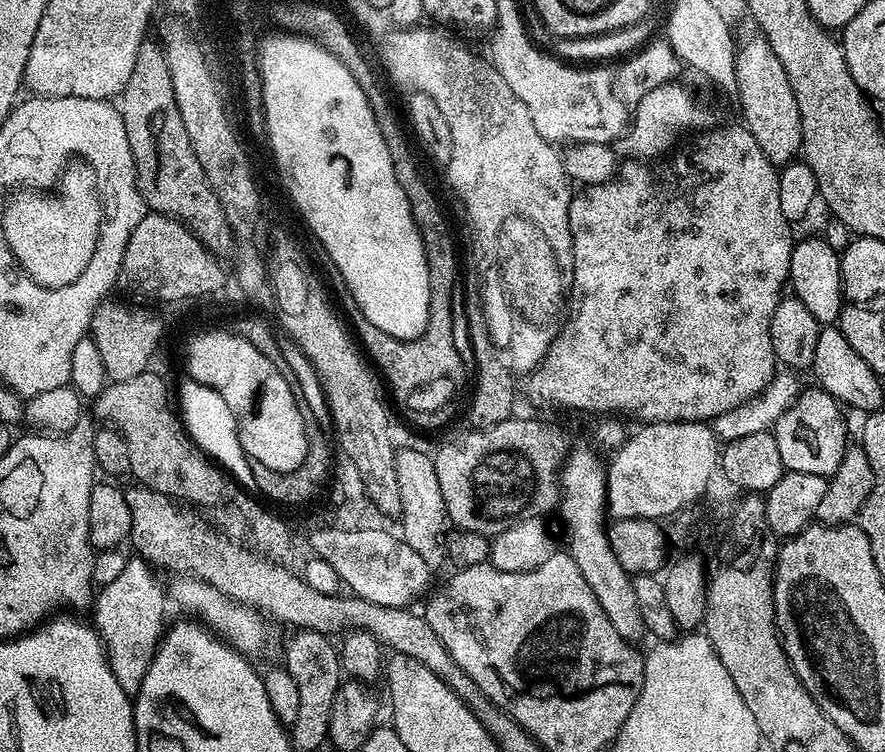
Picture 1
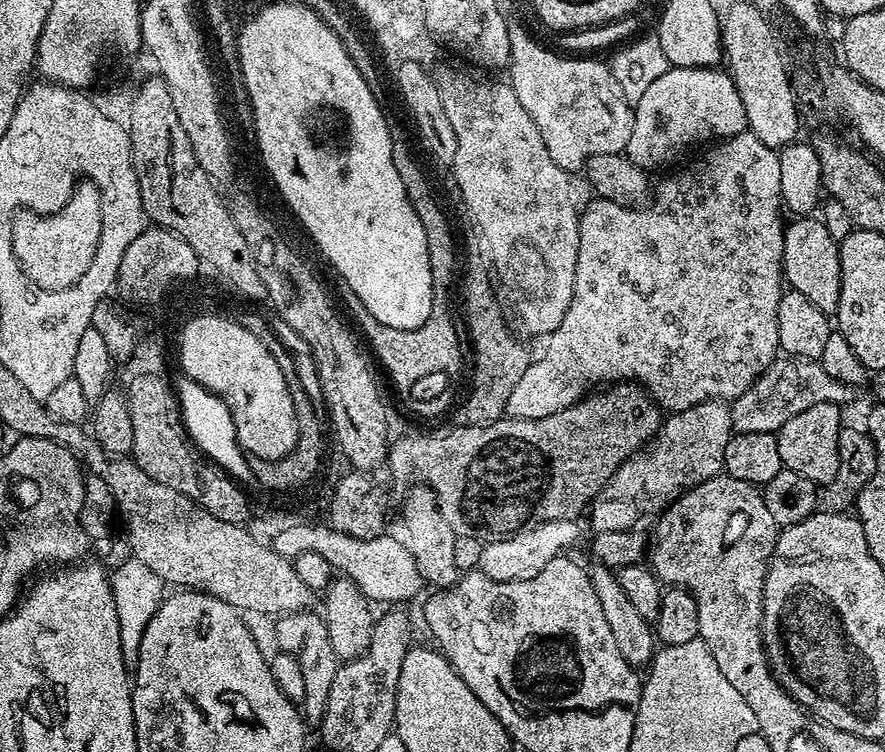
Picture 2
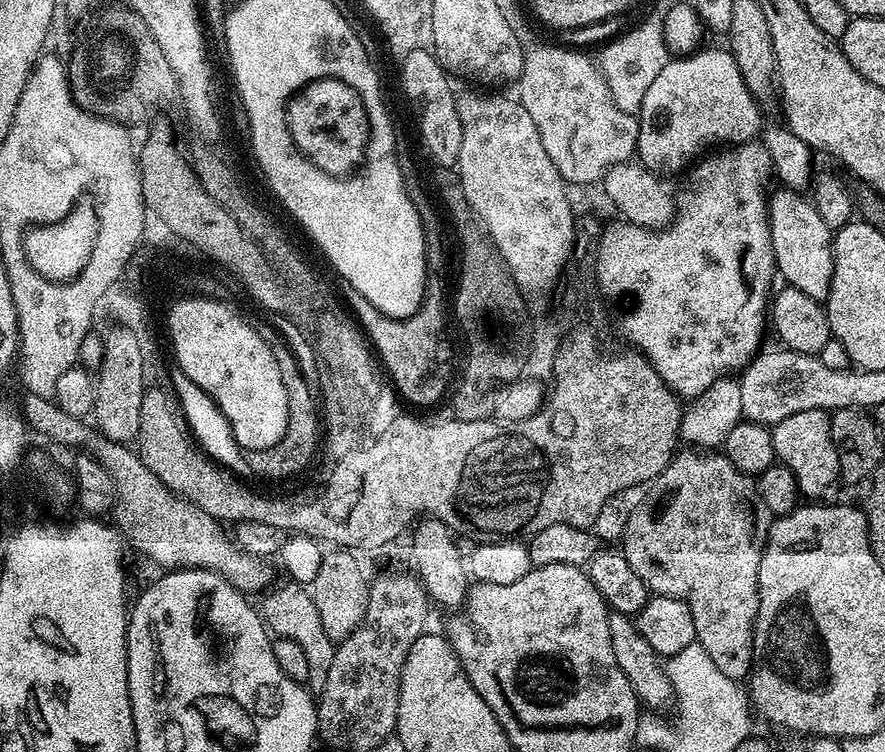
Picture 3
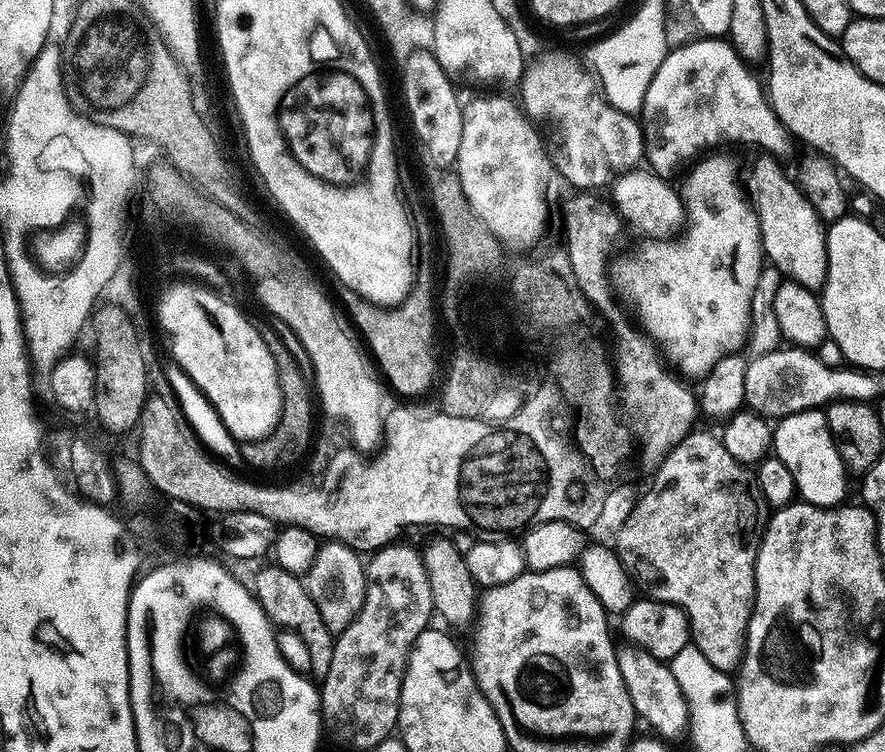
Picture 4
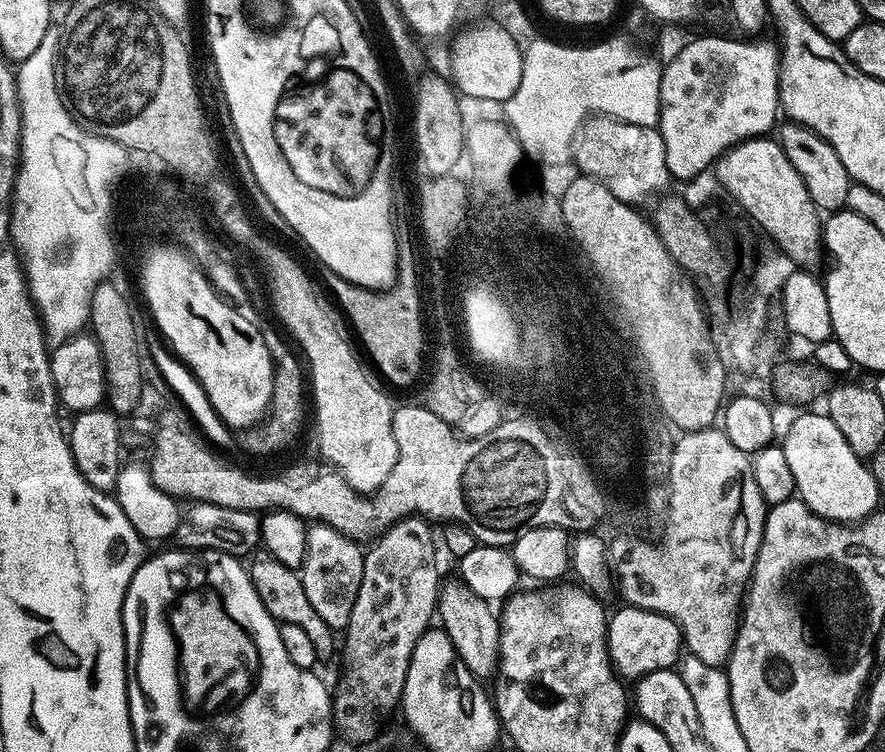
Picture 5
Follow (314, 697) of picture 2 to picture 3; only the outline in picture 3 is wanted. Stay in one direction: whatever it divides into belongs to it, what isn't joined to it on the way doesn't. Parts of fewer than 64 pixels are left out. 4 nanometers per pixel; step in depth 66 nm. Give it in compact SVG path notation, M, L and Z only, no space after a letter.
M295 582L283 583L280 585L277 583L271 590L263 593L264 601L258 604L259 611L273 637L292 640L298 646L302 646L302 654L306 654L306 662L310 665L307 687L320 690L327 682L327 674L330 666L333 665L337 645L322 627L322 614L318 614L318 606L314 606L311 591L305 590Z

